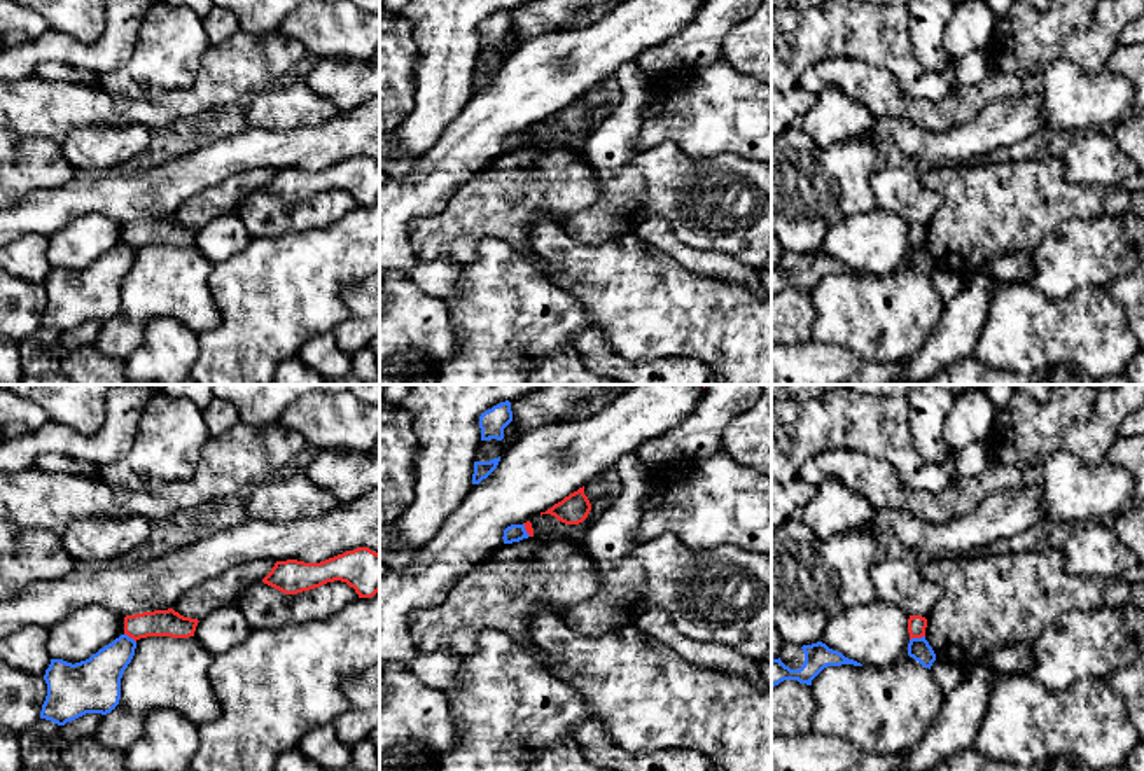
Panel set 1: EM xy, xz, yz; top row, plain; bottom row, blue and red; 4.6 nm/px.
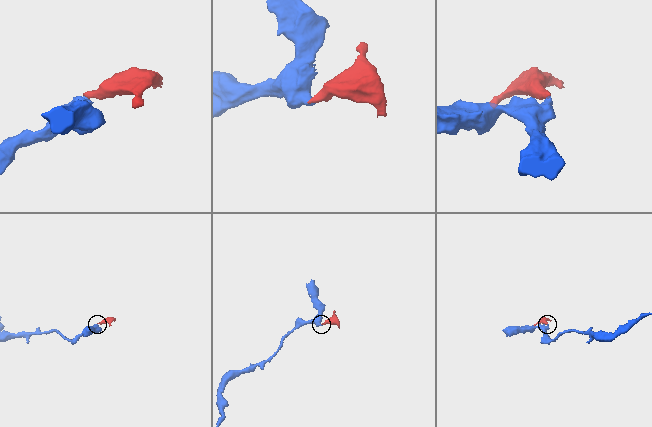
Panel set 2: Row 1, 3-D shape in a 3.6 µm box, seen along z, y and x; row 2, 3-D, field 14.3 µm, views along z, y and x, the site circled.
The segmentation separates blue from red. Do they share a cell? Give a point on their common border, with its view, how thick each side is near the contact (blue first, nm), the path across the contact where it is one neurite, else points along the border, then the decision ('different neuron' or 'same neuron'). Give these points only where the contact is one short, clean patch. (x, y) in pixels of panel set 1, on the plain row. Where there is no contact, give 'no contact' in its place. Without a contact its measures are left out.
yz (917, 247) | 100/90 nm | along yz (924, 243), (910, 249) | different neuron

